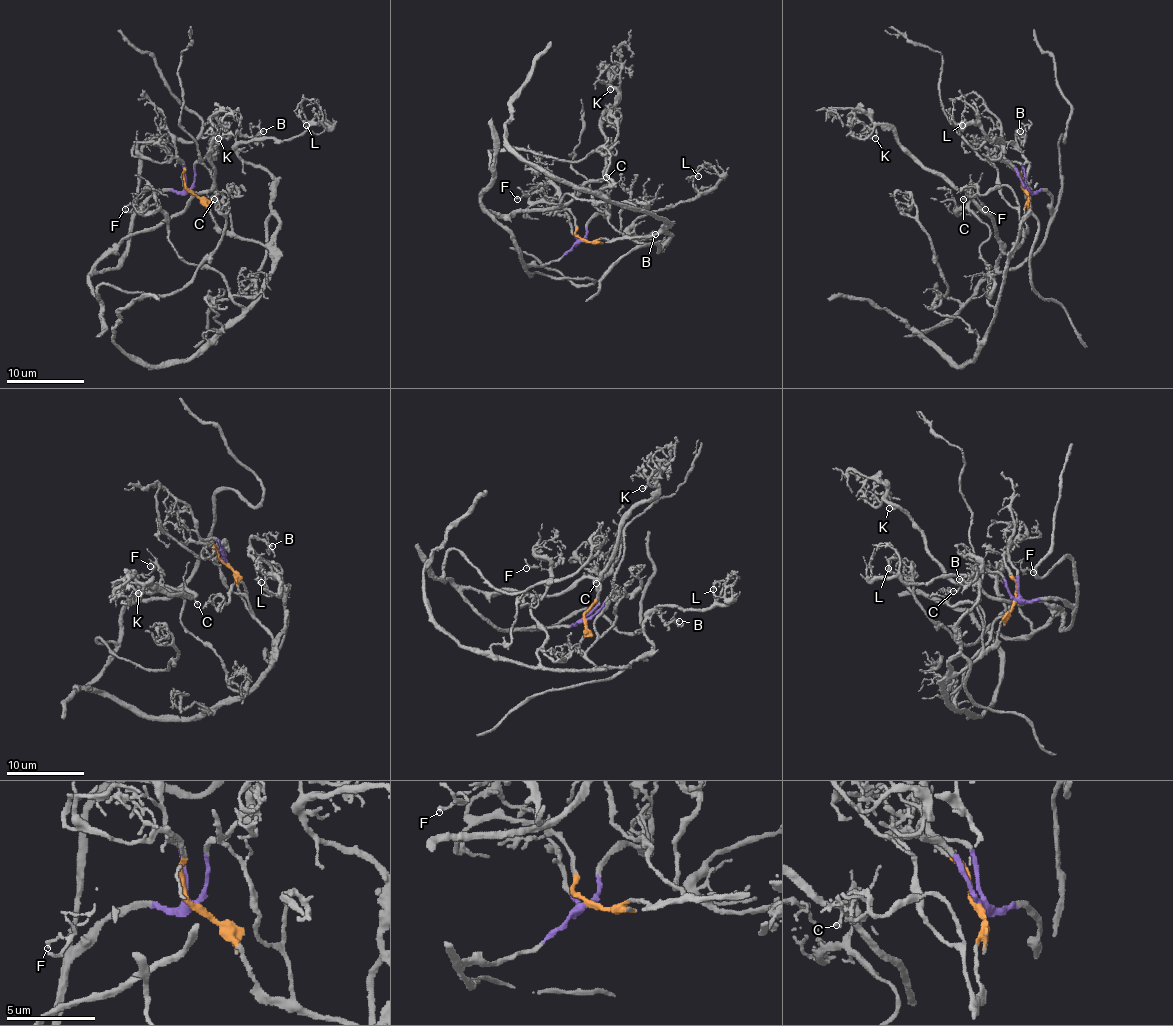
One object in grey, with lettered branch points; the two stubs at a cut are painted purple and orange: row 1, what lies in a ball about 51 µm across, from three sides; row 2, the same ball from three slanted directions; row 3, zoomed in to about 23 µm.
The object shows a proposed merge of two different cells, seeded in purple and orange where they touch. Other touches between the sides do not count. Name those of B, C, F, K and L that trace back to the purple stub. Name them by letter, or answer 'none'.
C, K

